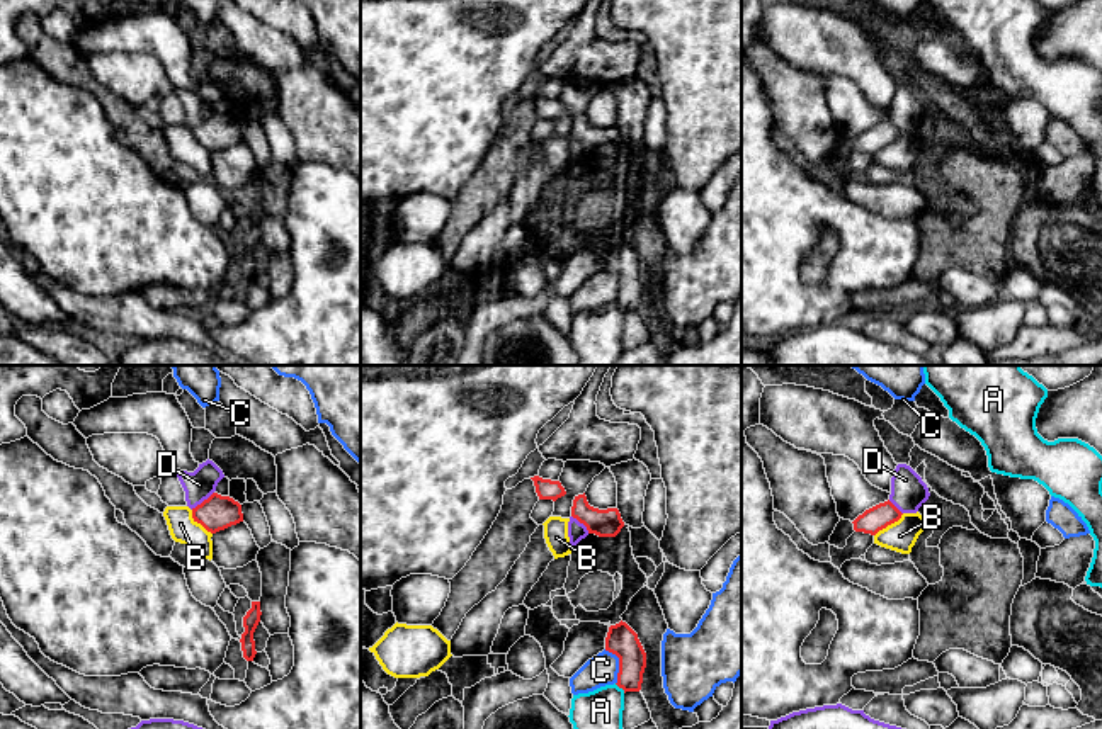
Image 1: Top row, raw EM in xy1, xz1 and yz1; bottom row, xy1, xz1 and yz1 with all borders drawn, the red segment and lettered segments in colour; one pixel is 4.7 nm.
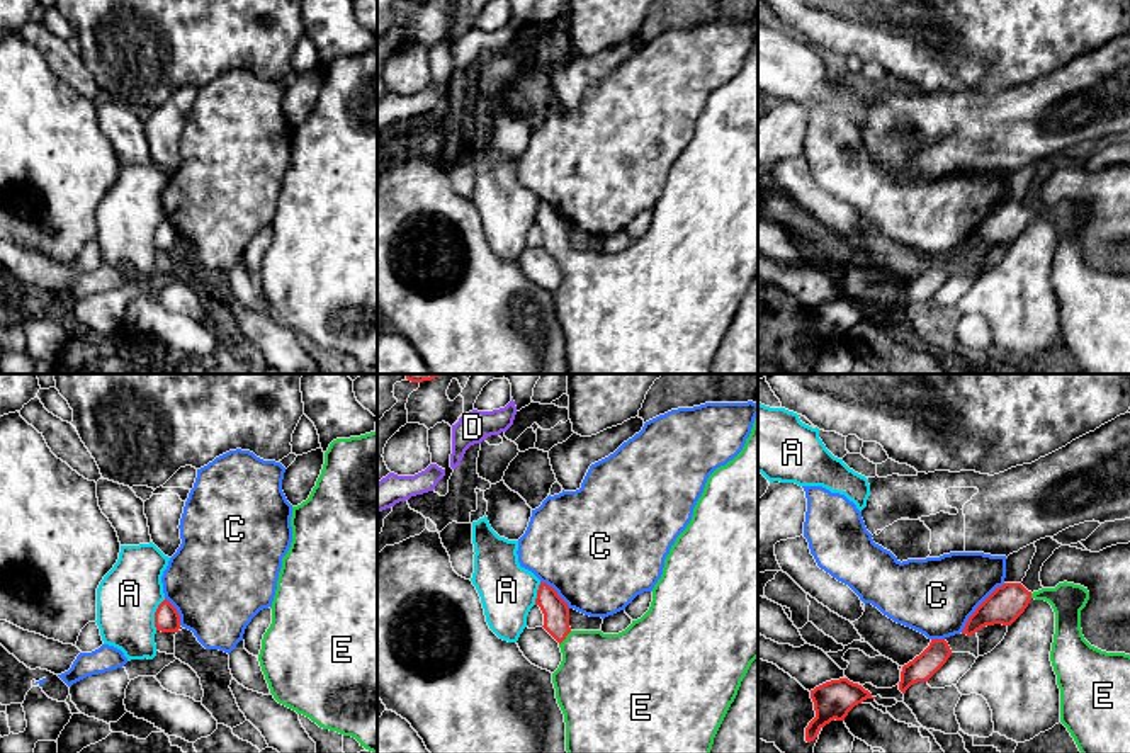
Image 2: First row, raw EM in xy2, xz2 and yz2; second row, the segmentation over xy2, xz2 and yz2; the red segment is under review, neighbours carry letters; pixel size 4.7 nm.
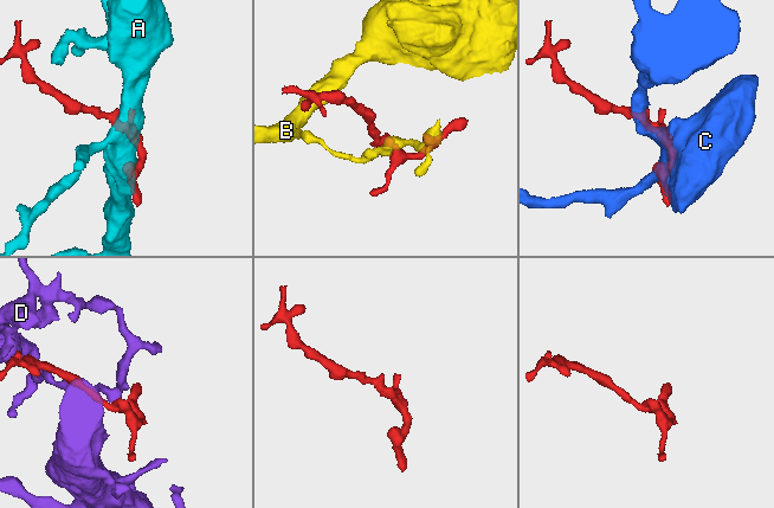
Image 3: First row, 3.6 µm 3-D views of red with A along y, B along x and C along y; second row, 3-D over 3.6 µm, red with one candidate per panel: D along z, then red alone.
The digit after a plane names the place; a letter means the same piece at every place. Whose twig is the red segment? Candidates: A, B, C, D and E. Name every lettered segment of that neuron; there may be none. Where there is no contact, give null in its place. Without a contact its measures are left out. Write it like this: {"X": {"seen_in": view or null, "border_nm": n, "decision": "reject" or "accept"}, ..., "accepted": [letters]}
{"A": {"seen_in": "xy2", "border_nm": 160, "decision": "reject"}, "B": {"seen_in": "yz1", "border_nm": 180, "decision": "reject"}, "C": {"seen_in": "yz2", "border_nm": 320, "decision": "reject"}, "D": {"seen_in": "xy1", "border_nm": 140, "decision": "reject"}, "E": {"seen_in": "xz2", "border_nm": 90, "decision": "accept"}, "accepted": ["E"]}

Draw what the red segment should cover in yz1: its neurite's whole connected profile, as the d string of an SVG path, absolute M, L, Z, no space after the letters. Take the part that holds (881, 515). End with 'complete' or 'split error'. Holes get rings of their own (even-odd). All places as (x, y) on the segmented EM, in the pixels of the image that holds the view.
M888 500L866 510L852 523L855 532L876 535L879 530L898 522L901 515L903 513Z; complete

